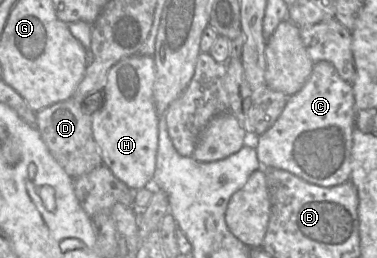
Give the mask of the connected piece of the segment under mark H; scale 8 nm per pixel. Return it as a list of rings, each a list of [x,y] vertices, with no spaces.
[[[133,55],[117,62],[108,72],[103,104],[92,114],[92,132],[103,164],[132,190],[152,185],[158,148],[159,116],[153,86],[156,79],[153,56]]]

